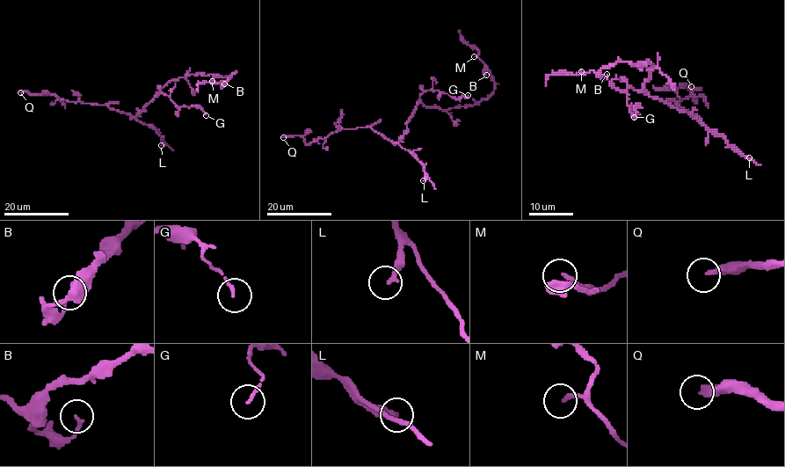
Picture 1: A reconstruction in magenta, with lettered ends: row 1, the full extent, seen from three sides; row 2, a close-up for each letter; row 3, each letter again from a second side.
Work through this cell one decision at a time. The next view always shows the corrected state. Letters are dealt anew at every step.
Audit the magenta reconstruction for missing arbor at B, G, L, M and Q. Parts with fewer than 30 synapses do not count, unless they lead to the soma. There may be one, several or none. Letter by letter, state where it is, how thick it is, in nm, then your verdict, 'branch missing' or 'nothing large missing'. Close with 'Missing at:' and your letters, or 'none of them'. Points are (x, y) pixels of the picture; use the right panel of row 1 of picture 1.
B: at (606, 74); 170 nm thick; nothing large missing
G: at (634, 117); 140 nm thick; nothing large missing
L: at (749, 157); 280 nm thick; branch missing
M: at (581, 71); 160 nm thick; nothing large missing
Q: at (691, 86); 280 nm thick; branch missing
Missing at: L, Q

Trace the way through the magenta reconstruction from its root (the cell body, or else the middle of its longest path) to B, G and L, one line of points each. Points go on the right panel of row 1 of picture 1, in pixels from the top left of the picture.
B: (650, 95), (643, 90), (654, 65), (650, 61), (615, 62), (599, 76), (606, 74)
G: (650, 95), (630, 87), (626, 91), (628, 104), (638, 105), (635, 107), (637, 113), (634, 117)
L: (650, 95), (685, 109), (749, 157)

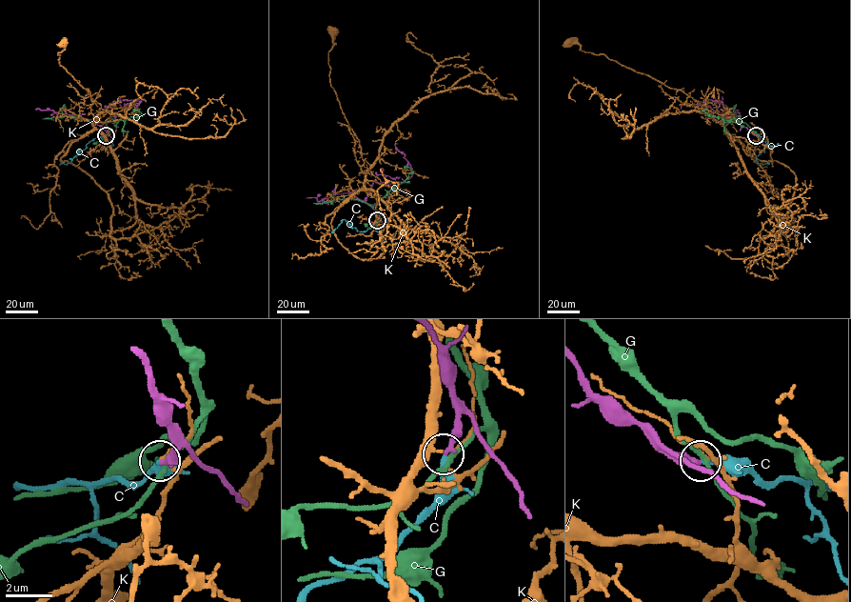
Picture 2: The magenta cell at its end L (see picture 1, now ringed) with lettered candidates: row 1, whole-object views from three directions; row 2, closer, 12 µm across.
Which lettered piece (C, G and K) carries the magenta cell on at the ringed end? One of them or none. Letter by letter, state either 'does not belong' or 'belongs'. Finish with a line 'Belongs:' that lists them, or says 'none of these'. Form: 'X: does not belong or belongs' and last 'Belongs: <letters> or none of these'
C: belongs
G: does not belong
K: does not belong
Belongs: C

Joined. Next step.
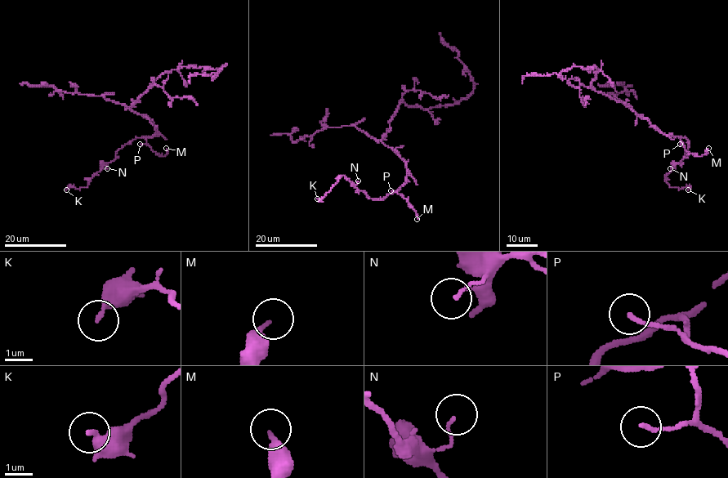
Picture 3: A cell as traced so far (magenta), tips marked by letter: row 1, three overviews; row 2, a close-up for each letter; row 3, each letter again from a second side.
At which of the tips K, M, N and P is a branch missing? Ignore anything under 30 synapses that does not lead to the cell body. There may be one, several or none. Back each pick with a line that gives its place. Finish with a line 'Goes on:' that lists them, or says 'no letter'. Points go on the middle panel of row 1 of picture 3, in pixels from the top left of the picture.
Goes on: no letter

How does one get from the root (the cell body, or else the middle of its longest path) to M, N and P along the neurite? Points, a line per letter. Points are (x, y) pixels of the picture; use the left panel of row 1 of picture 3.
M: (135, 103), (130, 108), (154, 125), (156, 132), (146, 143), (162, 156), (166, 148)
N: (135, 103), (130, 108), (149, 117), (156, 132), (125, 144), (112, 161), (104, 164), (107, 168)
P: (135, 103), (130, 108), (149, 117), (156, 130), (152, 136), (146, 138), (145, 144), (140, 144)

